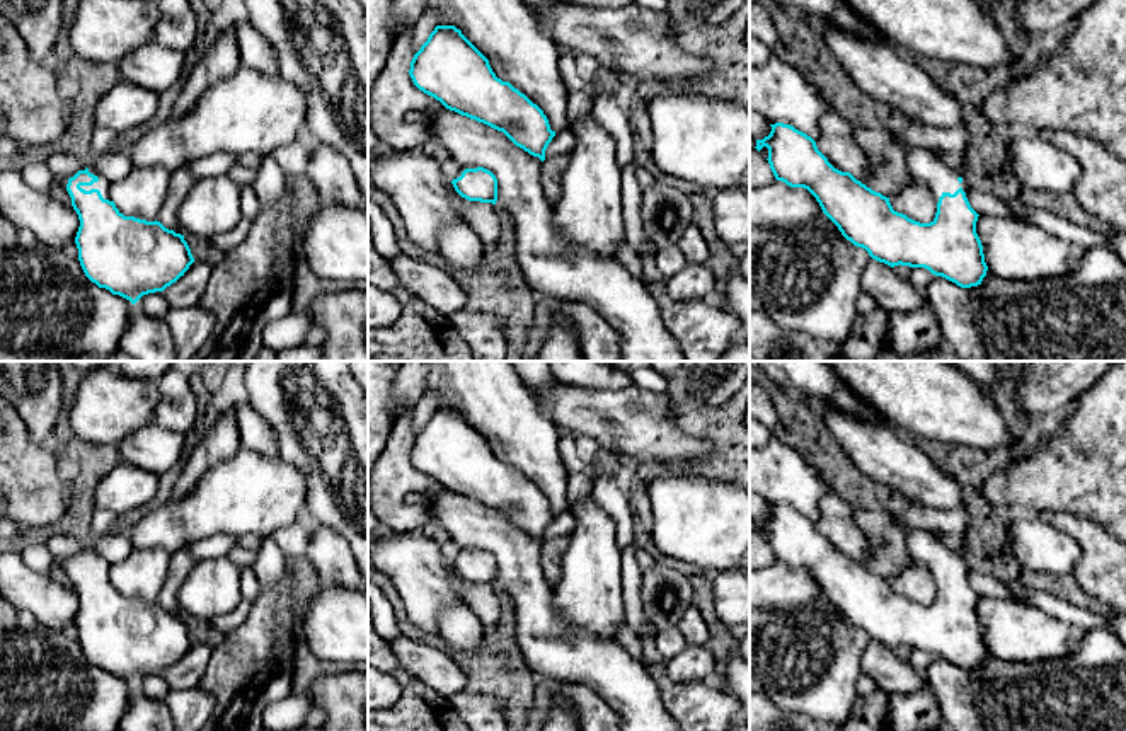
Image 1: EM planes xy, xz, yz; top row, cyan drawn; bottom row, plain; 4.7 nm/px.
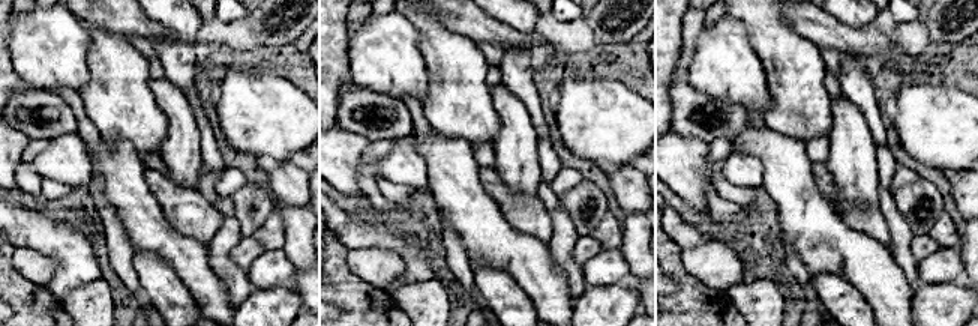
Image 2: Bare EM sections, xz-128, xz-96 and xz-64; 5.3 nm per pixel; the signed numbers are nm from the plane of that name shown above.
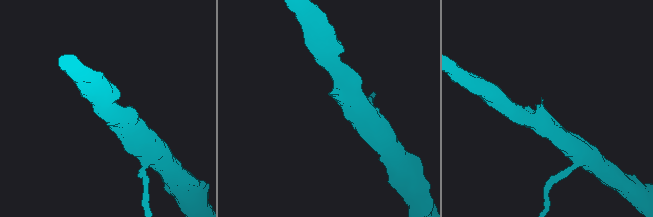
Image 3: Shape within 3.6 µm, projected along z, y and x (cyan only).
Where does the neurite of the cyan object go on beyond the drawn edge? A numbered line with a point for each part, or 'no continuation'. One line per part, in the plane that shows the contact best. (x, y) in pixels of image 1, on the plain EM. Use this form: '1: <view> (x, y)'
1: xy (103, 566)

